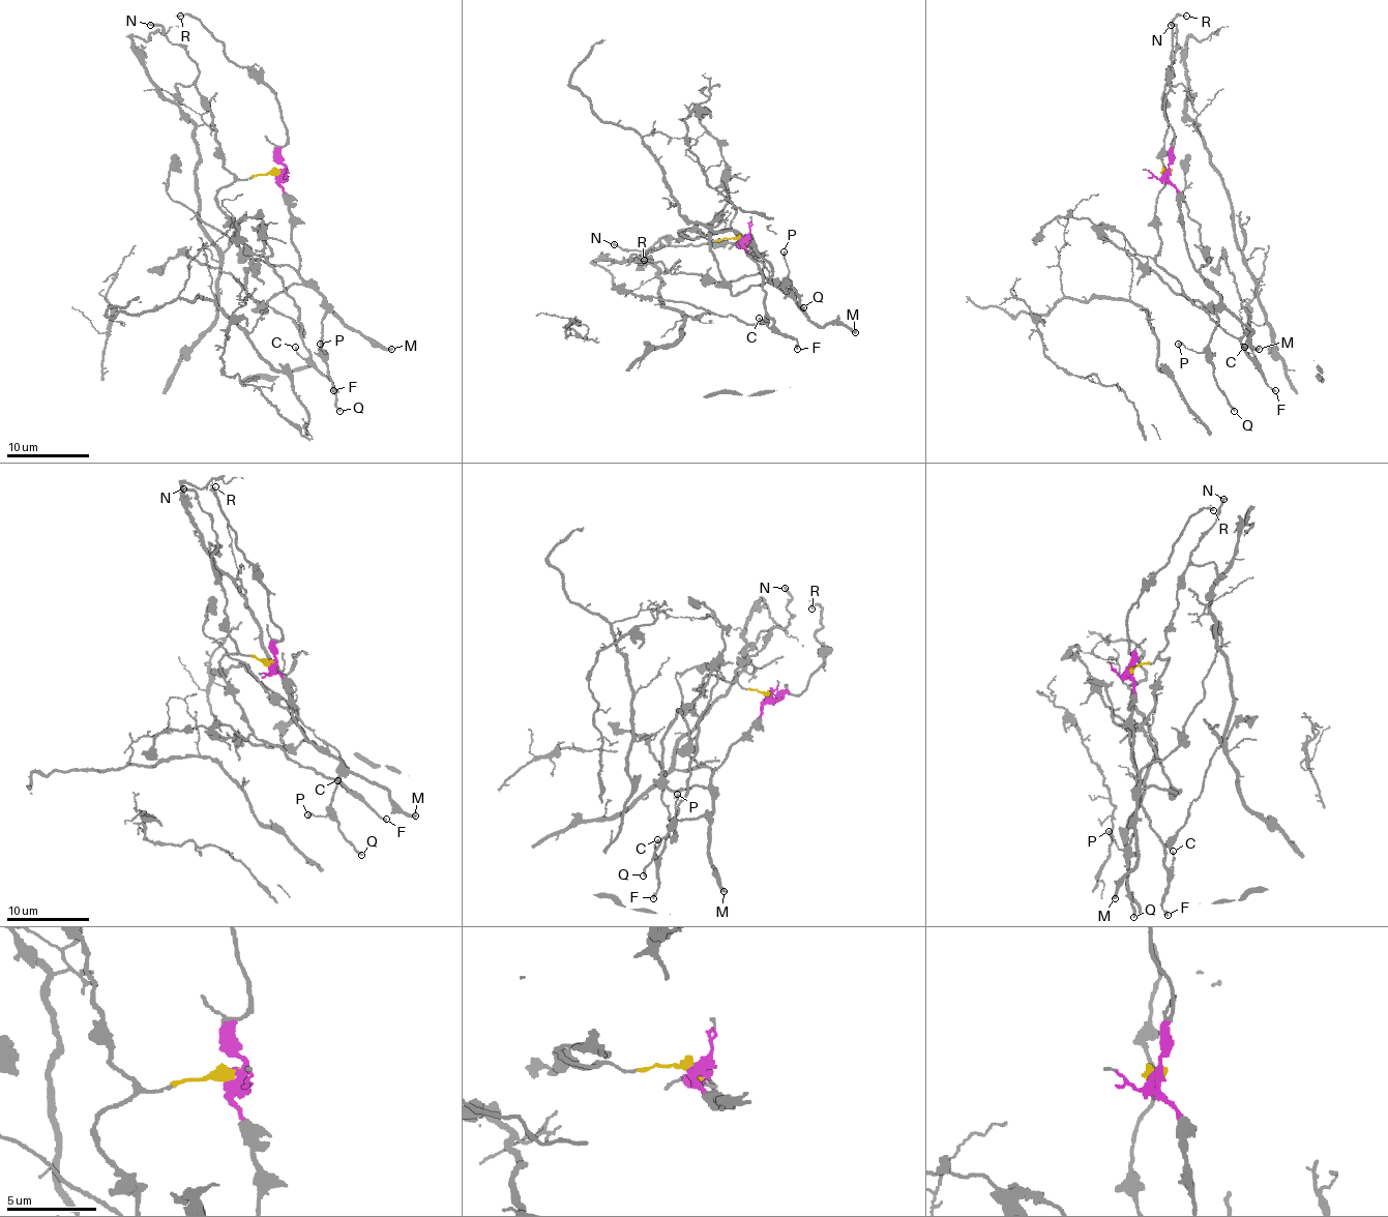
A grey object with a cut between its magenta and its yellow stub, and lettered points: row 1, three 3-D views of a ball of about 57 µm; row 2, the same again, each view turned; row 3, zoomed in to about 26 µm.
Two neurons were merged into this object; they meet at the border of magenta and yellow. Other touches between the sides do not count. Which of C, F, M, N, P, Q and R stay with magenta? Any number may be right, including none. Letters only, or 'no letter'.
M, P, Q, R

